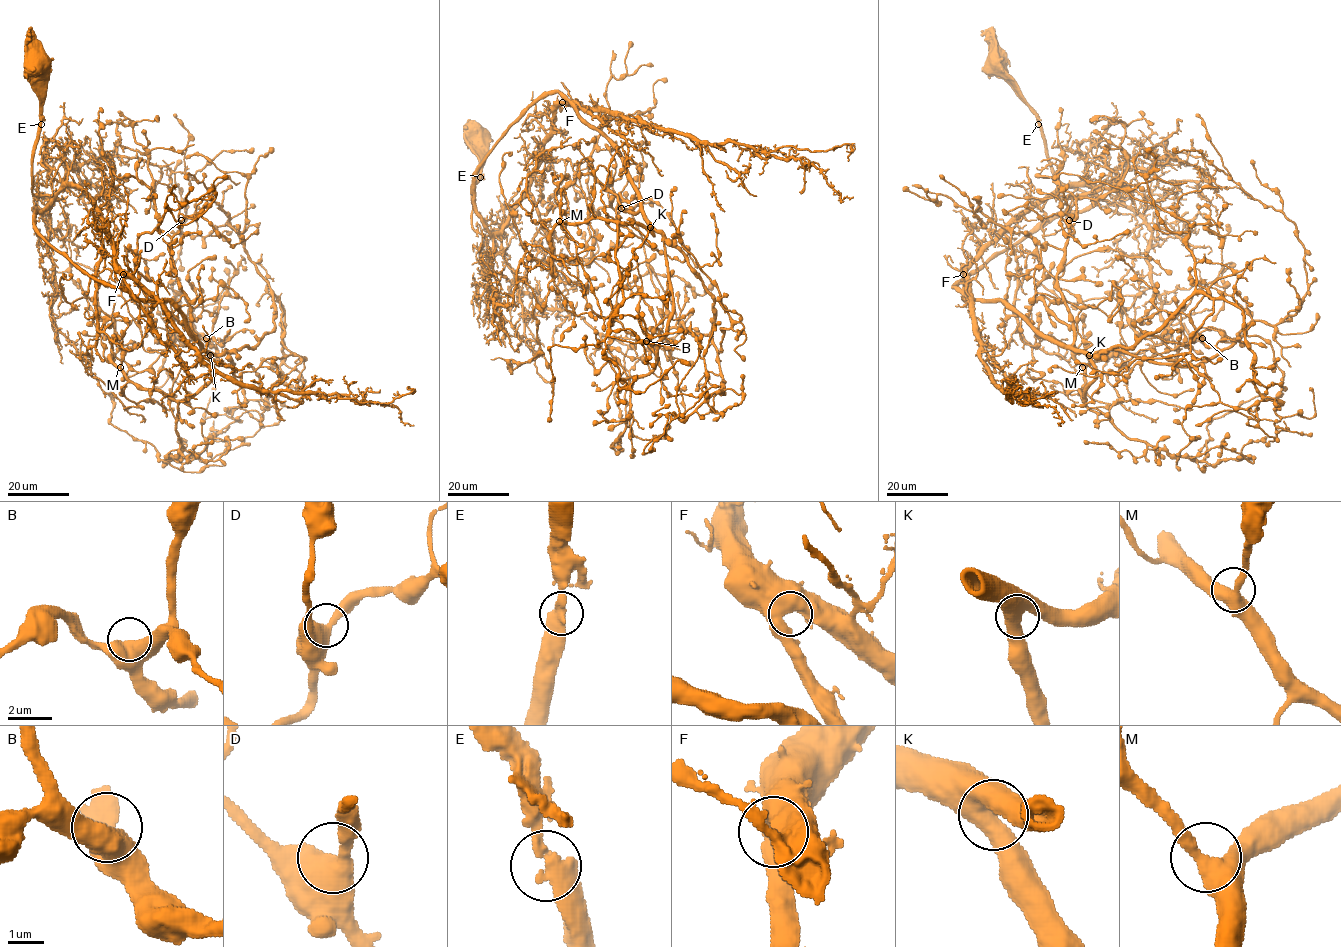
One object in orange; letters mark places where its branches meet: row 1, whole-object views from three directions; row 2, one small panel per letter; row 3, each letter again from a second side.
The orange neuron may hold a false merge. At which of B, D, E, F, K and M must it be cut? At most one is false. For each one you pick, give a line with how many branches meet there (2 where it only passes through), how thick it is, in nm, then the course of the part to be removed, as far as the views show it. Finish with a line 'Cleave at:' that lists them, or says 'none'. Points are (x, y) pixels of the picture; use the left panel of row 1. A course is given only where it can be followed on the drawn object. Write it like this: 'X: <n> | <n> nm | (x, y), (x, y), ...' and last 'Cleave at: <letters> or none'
Cleave at: none

